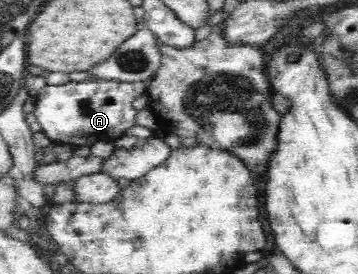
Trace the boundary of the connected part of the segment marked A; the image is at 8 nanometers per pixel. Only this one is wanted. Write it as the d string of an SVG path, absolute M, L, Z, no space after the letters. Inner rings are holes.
M84 80L84 82L66 82L62 85L46 85L35 99L33 110L41 132L54 144L76 147L92 147L97 142L111 142L126 135L128 128L135 125L137 110L132 106L134 98L146 94L148 83L119 82L114 80Z

